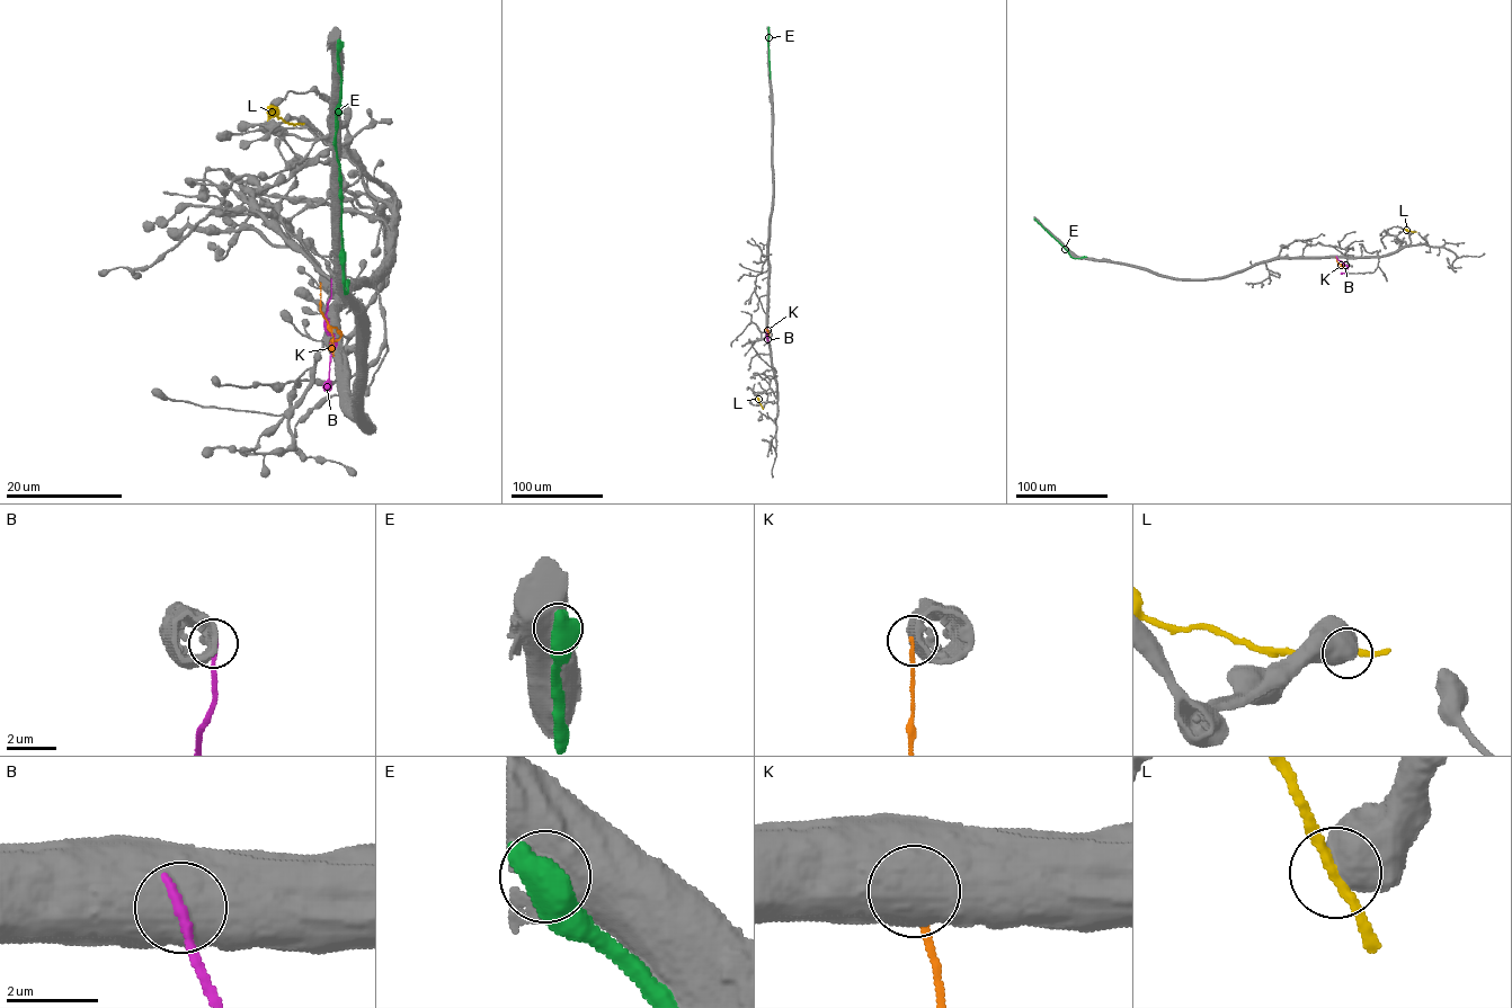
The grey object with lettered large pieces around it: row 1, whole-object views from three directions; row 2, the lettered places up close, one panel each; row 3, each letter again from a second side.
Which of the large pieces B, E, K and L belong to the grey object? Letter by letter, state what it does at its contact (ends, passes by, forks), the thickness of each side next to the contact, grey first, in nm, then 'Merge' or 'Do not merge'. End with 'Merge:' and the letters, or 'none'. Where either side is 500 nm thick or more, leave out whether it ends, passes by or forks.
B: Thickness 800 nm (grey) against 240 nm. Do not merge
E: Thickness 700 nm (grey) against 800 nm. Do not merge
K: Thickness 850 nm (grey) against 160 nm. Do not merge
L: Thickness 750 nm (grey) against 240 nm. Do not merge
Merge: none

